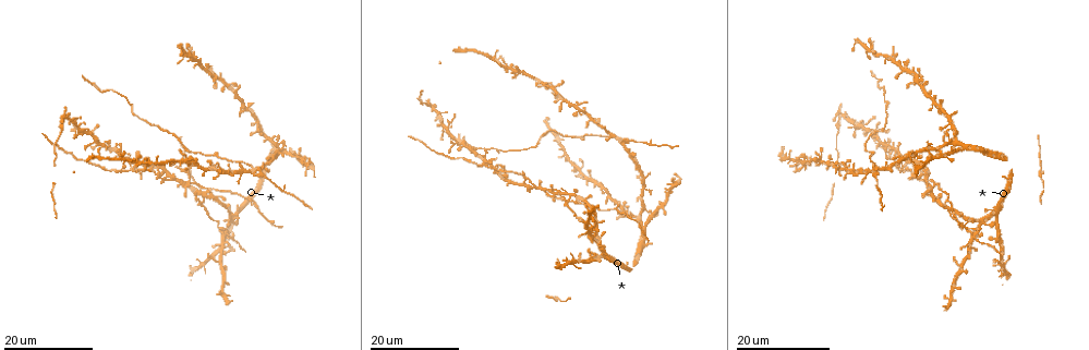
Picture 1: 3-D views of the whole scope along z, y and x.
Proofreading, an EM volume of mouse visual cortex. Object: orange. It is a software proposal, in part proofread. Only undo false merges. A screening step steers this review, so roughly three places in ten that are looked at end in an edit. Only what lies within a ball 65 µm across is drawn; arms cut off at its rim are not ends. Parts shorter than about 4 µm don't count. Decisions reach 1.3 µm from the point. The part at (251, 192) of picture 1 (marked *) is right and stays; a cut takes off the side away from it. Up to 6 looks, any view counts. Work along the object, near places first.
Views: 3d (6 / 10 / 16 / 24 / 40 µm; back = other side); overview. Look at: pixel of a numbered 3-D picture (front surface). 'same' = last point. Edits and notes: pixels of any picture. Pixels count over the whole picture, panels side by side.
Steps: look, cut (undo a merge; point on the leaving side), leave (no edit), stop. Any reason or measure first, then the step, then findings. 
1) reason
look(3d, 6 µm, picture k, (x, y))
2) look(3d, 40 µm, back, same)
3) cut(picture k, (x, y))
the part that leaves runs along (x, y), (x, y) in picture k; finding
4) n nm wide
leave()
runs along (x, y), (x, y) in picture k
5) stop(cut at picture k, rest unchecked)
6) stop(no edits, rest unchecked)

four or more arms meet
look(3d, 24 µm, picture 1, (185, 184))

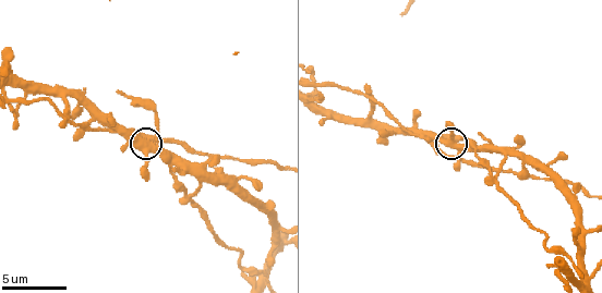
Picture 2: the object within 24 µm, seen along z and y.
look(3d, 10 µm, picture 2, (150, 146))

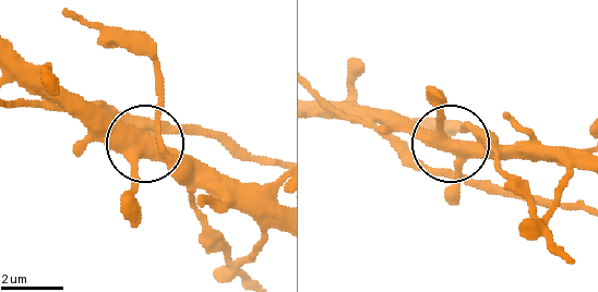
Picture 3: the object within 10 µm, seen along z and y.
side arm 6 µm
leave()
runs along (278, 209), (201, 189), (154, 155), (148, 138), (162, 63) in picture 3; continuous, no second neuron

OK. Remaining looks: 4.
four-way junction
look(3d, 16 µm, picture 1, (258, 175))

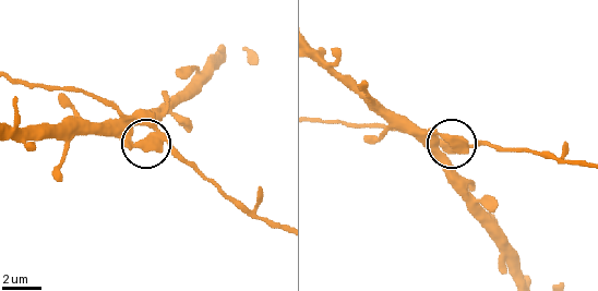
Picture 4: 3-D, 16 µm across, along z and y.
zoom in
look(3d, 10 µm, picture 4, (459, 138))

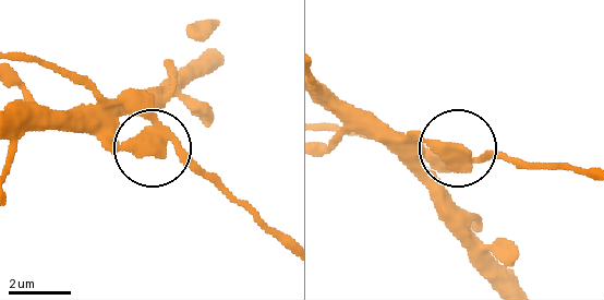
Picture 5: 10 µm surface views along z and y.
leave()
all the same neuron

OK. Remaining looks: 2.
side arm on a straight run
look(3d, 24 µm, picture 1, (502, 172))

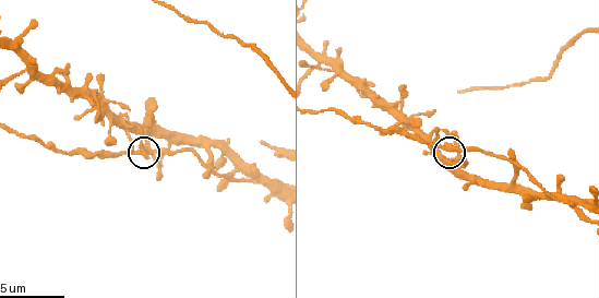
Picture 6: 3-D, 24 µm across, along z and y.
zoom in
look(3d, 6 µm, picture 6, (447, 146))

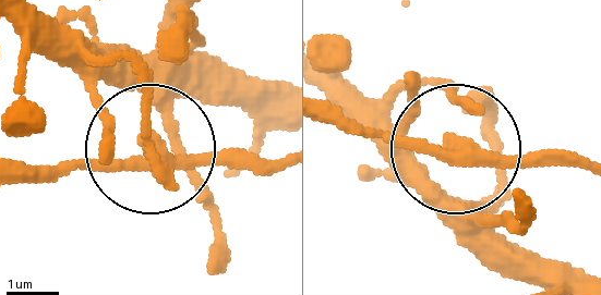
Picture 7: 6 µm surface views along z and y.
3 arms
leave()
runs along (585, 169), (493, 169), (441, 143), (341, 130) in picture 7; one neuron here

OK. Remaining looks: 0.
stop(no edits, rest unchecked)

